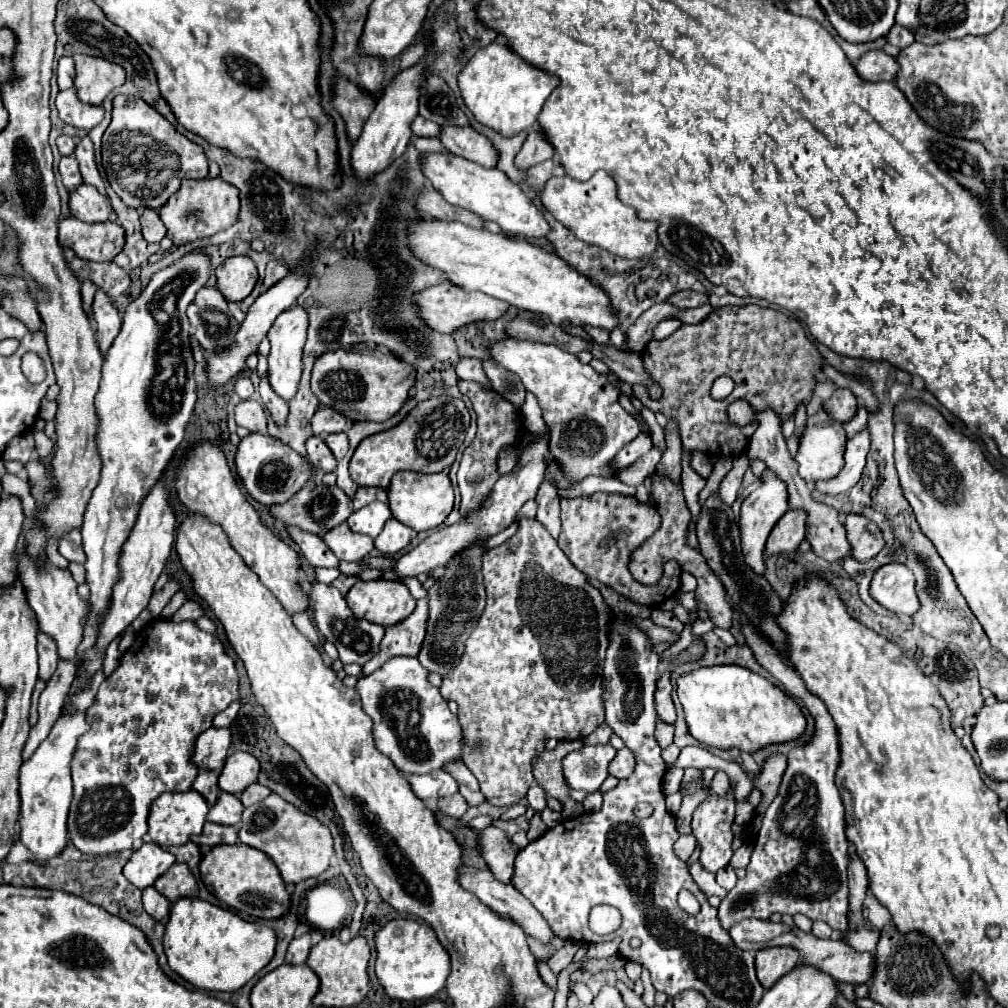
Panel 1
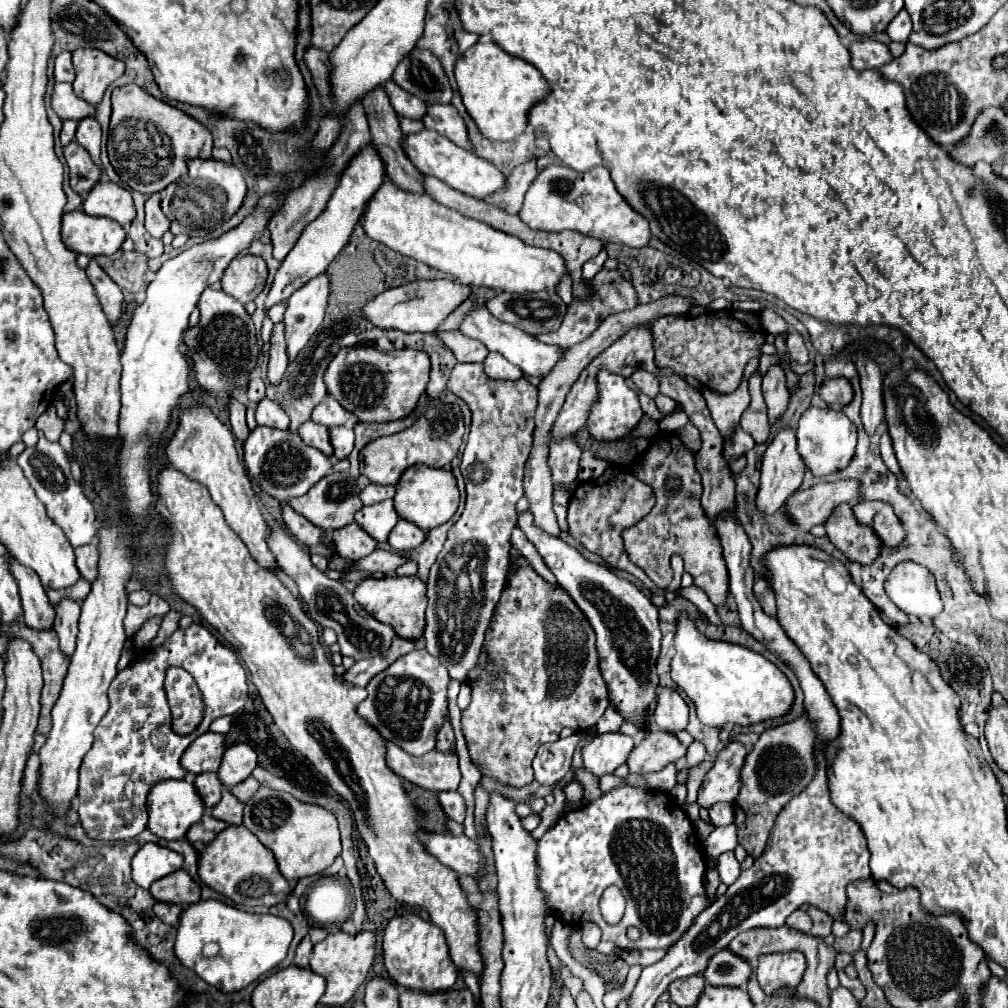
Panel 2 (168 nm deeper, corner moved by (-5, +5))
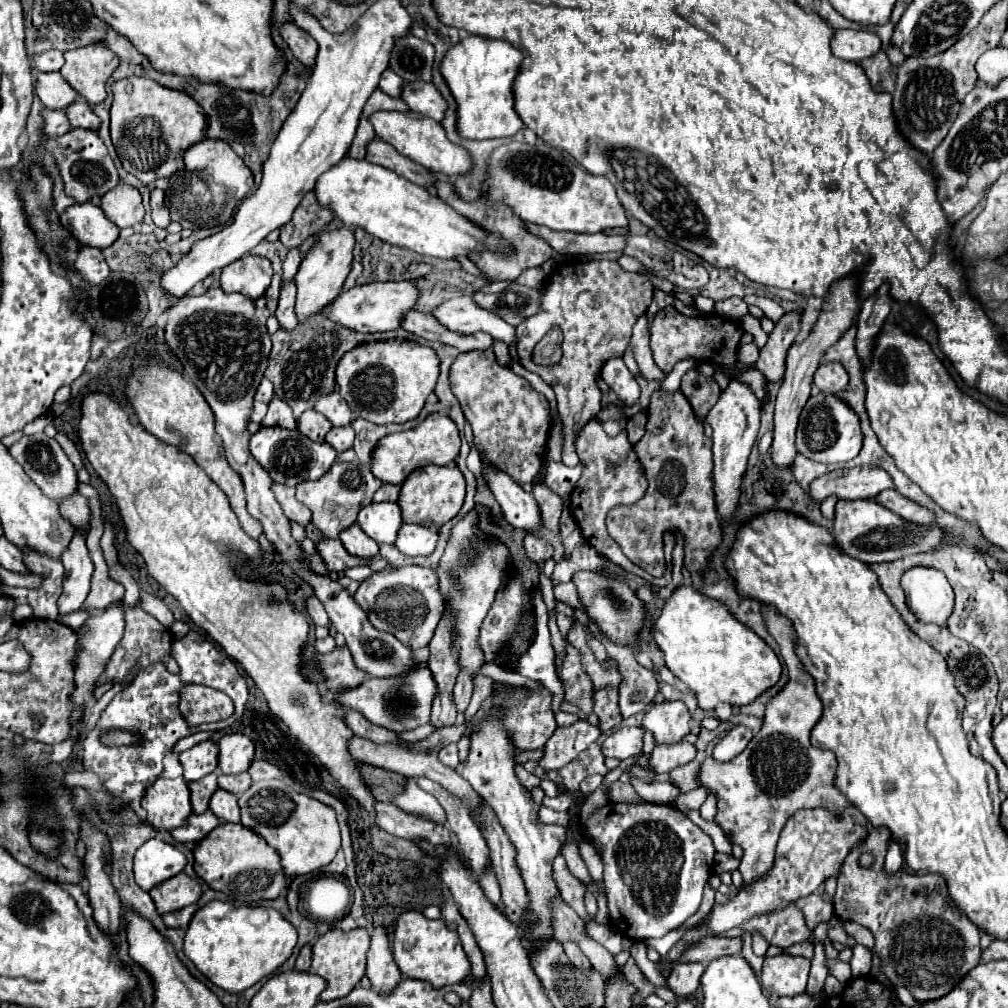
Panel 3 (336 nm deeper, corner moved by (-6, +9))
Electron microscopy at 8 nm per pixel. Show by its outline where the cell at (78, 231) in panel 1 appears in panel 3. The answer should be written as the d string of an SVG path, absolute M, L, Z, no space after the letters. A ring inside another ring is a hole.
M93 202L69 206L59 216L59 222L63 228L69 230L71 236L77 238L77 242L101 250L111 246L119 238L119 228L111 224L111 220L107 220L103 210Z

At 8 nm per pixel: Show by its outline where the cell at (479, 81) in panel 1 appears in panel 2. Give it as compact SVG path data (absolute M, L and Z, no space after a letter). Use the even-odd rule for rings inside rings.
M492 40L476 42L454 66L456 84L468 114L490 140L512 140L528 126L528 112L550 94L550 84L530 62L504 52Z

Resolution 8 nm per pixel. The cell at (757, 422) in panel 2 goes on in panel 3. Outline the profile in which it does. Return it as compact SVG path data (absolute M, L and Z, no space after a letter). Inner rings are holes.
M755 342L743 344L743 346L739 348L739 362L743 362L743 364L753 364L757 358L759 358L759 348L757 348Z

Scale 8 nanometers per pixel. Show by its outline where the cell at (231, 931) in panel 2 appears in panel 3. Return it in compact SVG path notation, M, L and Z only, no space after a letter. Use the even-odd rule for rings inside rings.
M213 900L205 908L199 908L195 918L191 920L185 936L185 954L207 980L223 988L225 992L237 994L251 988L261 978L273 974L293 954L295 944L297 930L275 908L239 908L229 902Z

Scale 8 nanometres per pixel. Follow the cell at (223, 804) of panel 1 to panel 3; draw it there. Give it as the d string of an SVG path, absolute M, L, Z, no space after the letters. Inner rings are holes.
M217 790L211 796L209 810L223 822L239 822L239 806L237 806L237 796L227 792L227 790Z

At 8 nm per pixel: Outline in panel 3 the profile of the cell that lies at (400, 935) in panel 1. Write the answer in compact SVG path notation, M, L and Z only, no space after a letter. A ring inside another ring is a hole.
M405 912L399 916L393 934L395 962L405 978L417 978L431 982L435 988L459 984L471 974L471 964L463 952L457 932L449 930L445 920L429 920L421 912Z

